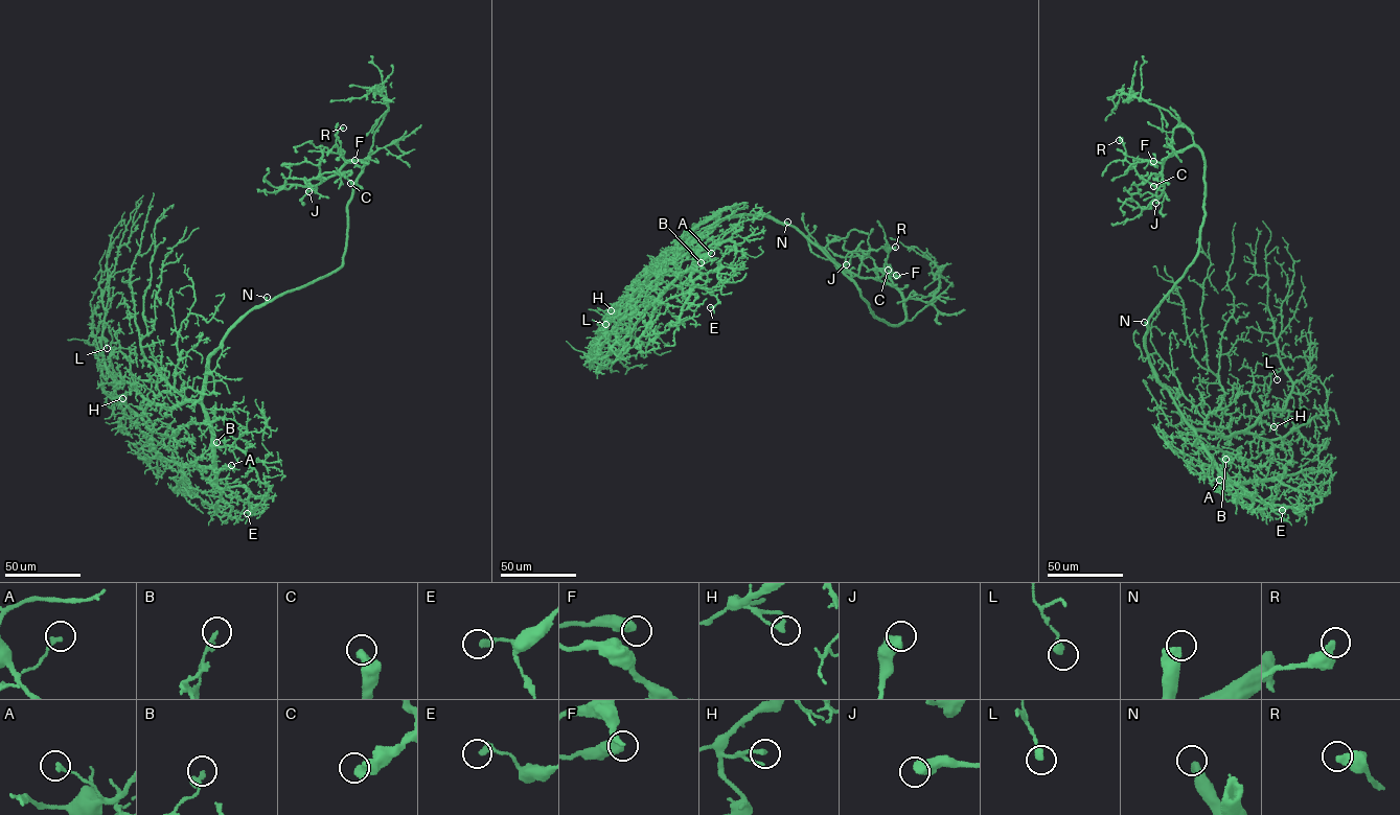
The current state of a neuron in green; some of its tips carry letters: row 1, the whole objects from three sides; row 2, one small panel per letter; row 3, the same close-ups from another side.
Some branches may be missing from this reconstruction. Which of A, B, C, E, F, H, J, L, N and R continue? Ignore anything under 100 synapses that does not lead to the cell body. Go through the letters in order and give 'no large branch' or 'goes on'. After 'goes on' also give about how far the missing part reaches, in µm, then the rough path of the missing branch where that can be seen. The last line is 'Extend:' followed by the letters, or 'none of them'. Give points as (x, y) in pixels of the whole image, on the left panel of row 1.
A: no large branch
B: no large branch
C: no large branch
E: no large branch
F: no large branch
H: no large branch
J: no large branch
L: no large branch
N: goes on | 35 µm | (267, 297), (257, 287), (259, 303)
R: no large branch
Extend: N

